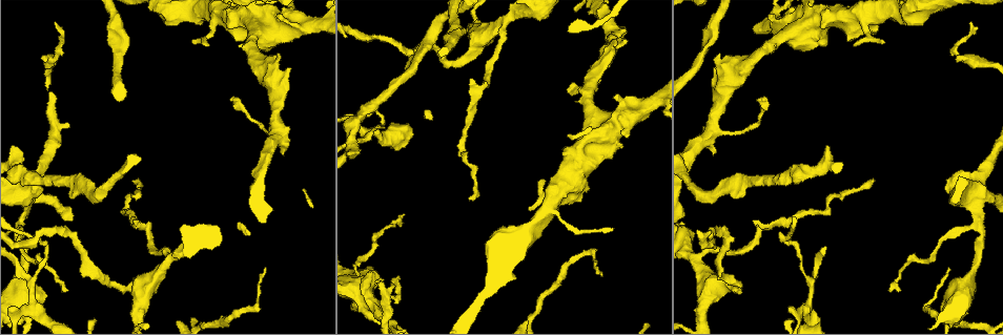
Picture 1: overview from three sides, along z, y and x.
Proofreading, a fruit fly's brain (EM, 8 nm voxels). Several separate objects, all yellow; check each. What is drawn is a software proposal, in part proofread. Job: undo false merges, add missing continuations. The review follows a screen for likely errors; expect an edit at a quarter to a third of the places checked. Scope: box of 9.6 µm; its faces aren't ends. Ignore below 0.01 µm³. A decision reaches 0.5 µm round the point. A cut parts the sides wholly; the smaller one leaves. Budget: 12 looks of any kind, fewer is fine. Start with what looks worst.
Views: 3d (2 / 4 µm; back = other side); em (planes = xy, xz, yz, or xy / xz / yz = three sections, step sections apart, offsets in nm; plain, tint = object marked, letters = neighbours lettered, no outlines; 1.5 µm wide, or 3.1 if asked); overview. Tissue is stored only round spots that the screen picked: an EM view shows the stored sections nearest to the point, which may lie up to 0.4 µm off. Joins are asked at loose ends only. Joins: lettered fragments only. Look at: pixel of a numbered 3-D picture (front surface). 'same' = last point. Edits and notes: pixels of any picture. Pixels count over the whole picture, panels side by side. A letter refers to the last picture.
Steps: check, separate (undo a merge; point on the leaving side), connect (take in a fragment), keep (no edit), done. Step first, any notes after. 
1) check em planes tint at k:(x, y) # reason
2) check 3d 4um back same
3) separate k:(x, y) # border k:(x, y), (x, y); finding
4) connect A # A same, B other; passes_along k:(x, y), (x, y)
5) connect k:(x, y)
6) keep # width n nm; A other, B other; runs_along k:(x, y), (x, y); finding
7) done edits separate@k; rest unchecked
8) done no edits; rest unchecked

check 3d 4um at 1:(110, 47) # an open end

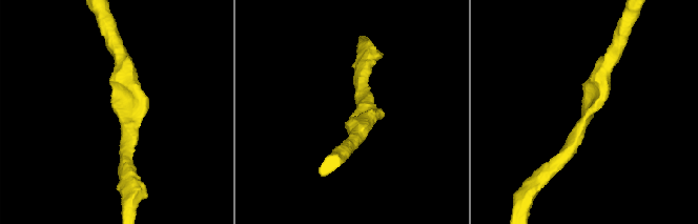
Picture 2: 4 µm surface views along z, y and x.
check em xy step 4 plain at 2:(112, 108)

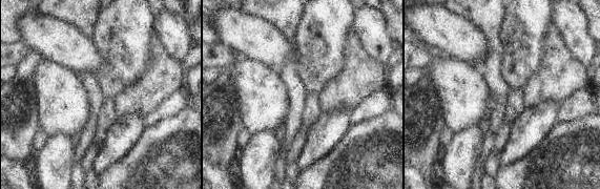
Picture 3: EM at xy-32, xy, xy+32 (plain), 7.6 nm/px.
check em xy step 4 letters same # see the neighbours

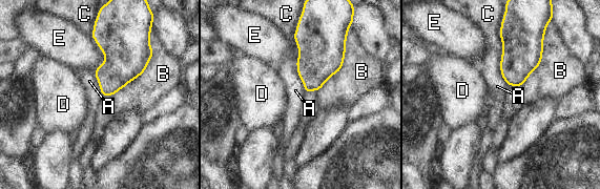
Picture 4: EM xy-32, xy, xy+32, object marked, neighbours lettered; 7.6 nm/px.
keep # A other, B other, C other, D other, E other; border 4:(92, 72), (102, 97); none of them fits

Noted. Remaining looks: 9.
check 3d 4um at 1:(531, 210) # tapers out

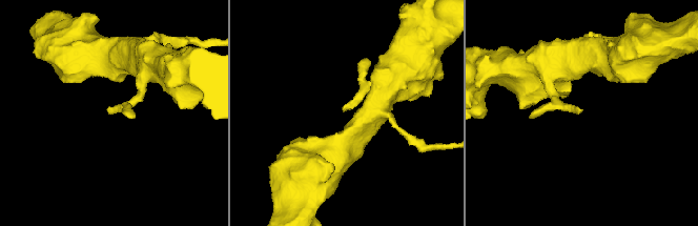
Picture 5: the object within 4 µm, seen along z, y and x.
check em xy step 8 letters at 5:(106, 109) # need the tissue

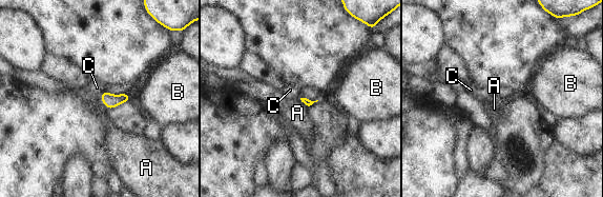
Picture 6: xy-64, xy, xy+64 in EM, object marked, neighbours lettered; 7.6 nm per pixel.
keep # A other, B other, C other; border 6:(104, 91), (99, 95); none of them fits

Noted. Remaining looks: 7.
check em 3.1um xy step 8 tint at 1:(266, 268)

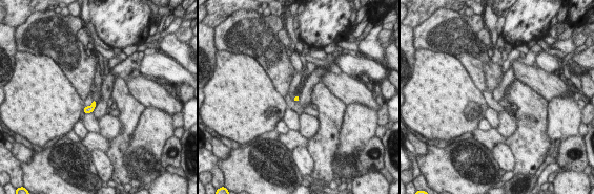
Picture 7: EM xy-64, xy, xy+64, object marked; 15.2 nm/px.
check em 3.1um planes letters same # cut it another way

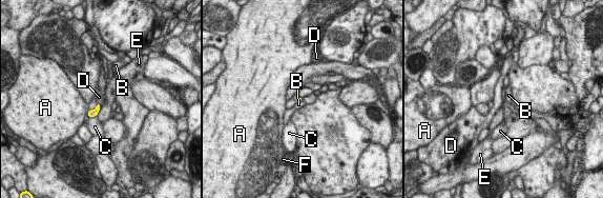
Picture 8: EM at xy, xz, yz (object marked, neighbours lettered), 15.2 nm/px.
keep # longest_contact E 170 nm; A other, B other, C other, D other, E other, F other; border 8:(101, 106), (96, 115); none of them fits

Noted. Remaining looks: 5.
check em planes letters at 1:(288, 87) # free end

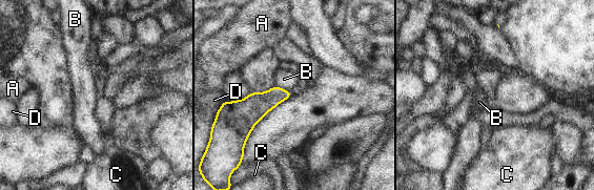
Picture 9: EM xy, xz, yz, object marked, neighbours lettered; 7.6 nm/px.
keep # A other, B other, C other, D other; border 9:(275, 85), (289, 91); no lettered fragment goes on from it

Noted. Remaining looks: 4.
check em planes letters at 1:(468, 198) # an open end

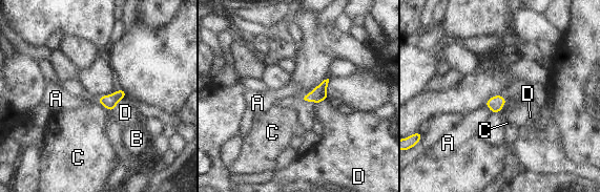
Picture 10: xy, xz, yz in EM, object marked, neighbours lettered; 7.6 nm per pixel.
keep # A other, B other, C other, D other; border 10:(484, 105), (492, 112); no lettered fragment goes on from it

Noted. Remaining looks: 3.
done no edits; rest unchecked

